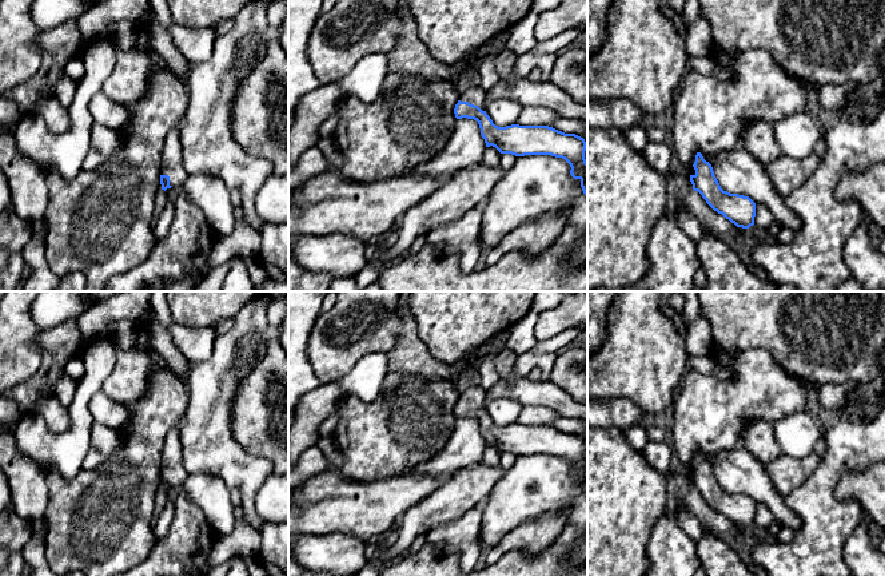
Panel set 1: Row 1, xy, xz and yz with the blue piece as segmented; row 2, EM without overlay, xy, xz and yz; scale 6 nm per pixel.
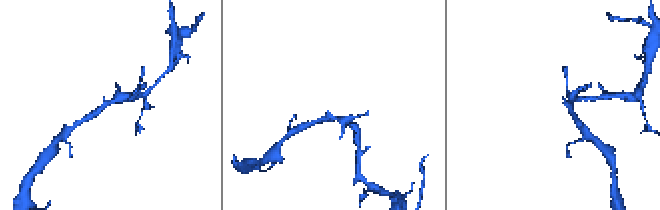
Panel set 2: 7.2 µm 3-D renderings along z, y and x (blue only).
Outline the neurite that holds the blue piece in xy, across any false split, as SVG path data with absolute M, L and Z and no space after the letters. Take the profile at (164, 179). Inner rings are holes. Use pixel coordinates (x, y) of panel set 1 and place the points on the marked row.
M179 126L172 128L163 148L162 166L160 166L160 184L162 190L171 187L182 188L187 172L182 162L182 144L179 139Z

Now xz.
M481 86L470 87L459 94L454 114L457 119L467 118L478 122L486 147L495 147L501 154L515 156L551 155L565 159L574 179L581 180L587 196L586 142L575 134L565 134L549 126L511 124L498 127L482 110L486 91Z

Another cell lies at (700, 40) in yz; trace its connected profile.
M703 19L694 21L687 29L685 41L689 57L698 57L702 53L707 53L714 45L710 24Z

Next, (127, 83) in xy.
M147 33L139 36L139 45L135 49L116 48L115 68L100 91L120 104L131 104L141 99L156 69L148 56L150 51L154 52Z

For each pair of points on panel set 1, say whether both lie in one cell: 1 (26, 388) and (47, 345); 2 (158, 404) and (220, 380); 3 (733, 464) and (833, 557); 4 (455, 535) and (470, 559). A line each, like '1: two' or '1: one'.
1: one
2: two
3: two
4: one

